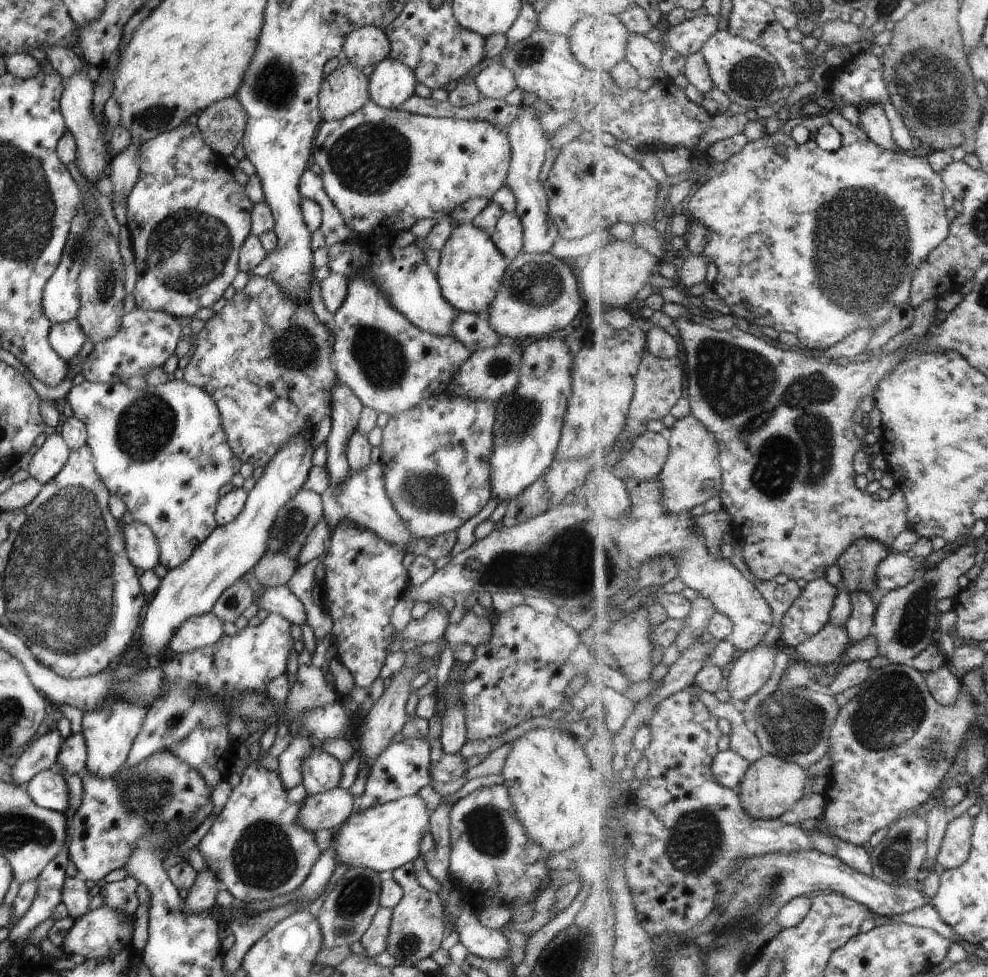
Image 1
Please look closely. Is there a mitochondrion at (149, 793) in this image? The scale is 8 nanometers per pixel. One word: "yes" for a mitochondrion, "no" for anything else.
yes

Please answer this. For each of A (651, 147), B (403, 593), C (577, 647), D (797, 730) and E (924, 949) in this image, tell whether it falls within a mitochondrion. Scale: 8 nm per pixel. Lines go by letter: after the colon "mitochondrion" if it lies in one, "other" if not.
A: other
B: other
C: other
D: mitochondrion
E: other

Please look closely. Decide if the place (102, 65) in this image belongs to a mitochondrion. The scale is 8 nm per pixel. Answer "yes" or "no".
no

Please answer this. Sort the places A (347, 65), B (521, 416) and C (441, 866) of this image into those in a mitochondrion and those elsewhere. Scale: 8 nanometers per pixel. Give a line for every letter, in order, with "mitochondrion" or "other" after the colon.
A: other
B: mitochondrion
C: other

